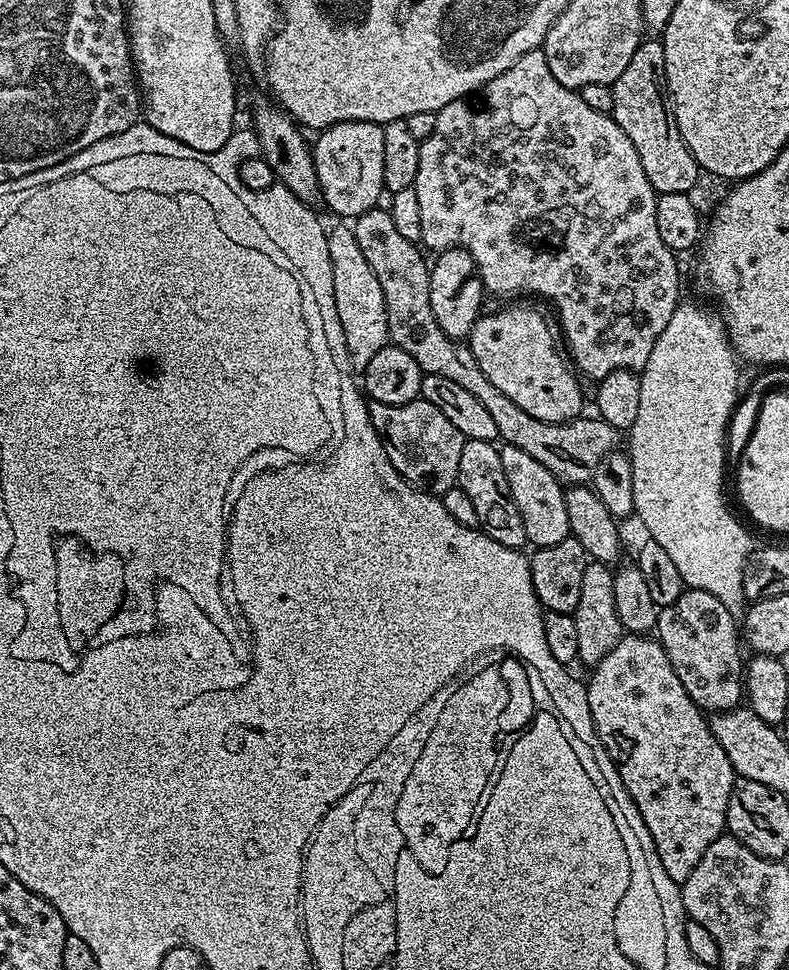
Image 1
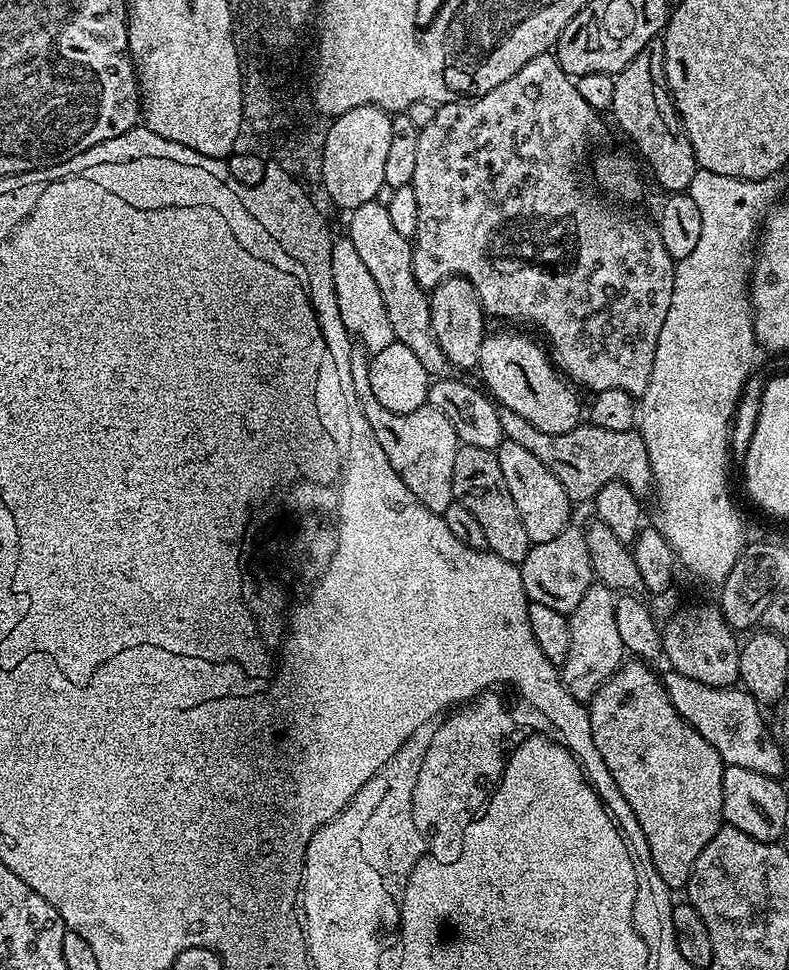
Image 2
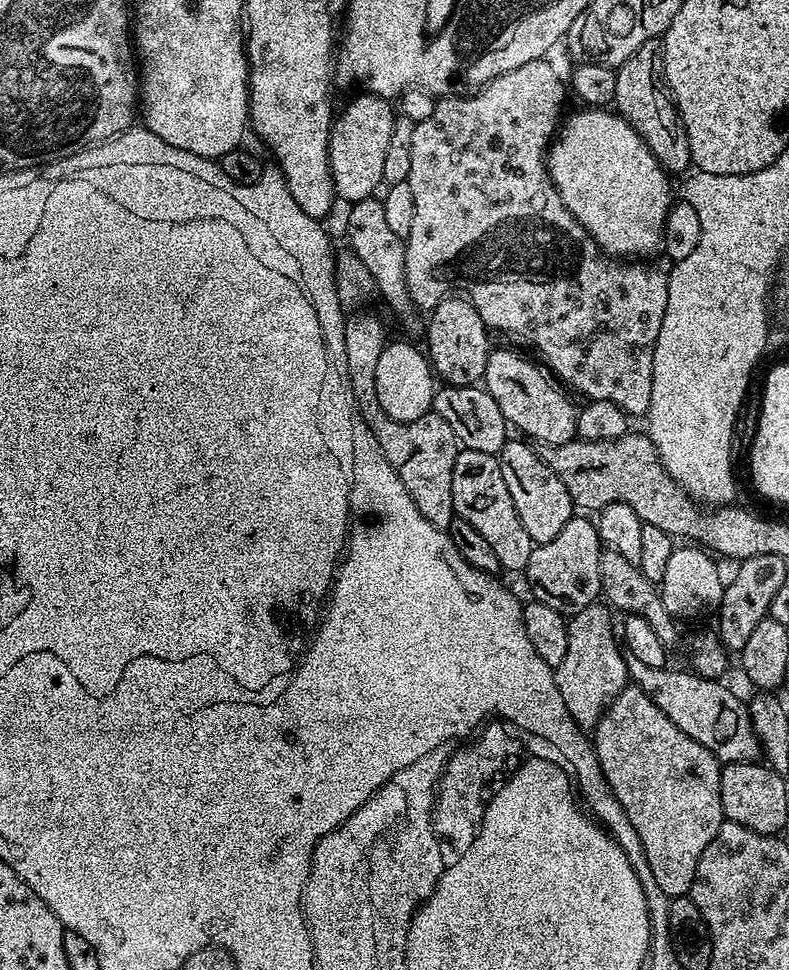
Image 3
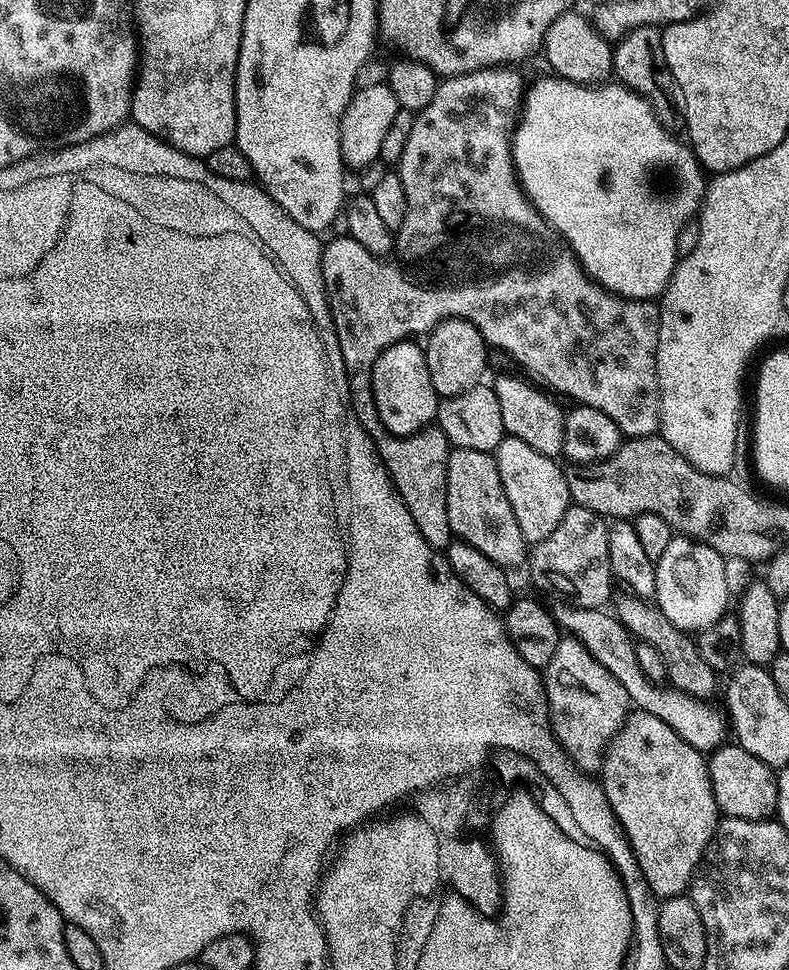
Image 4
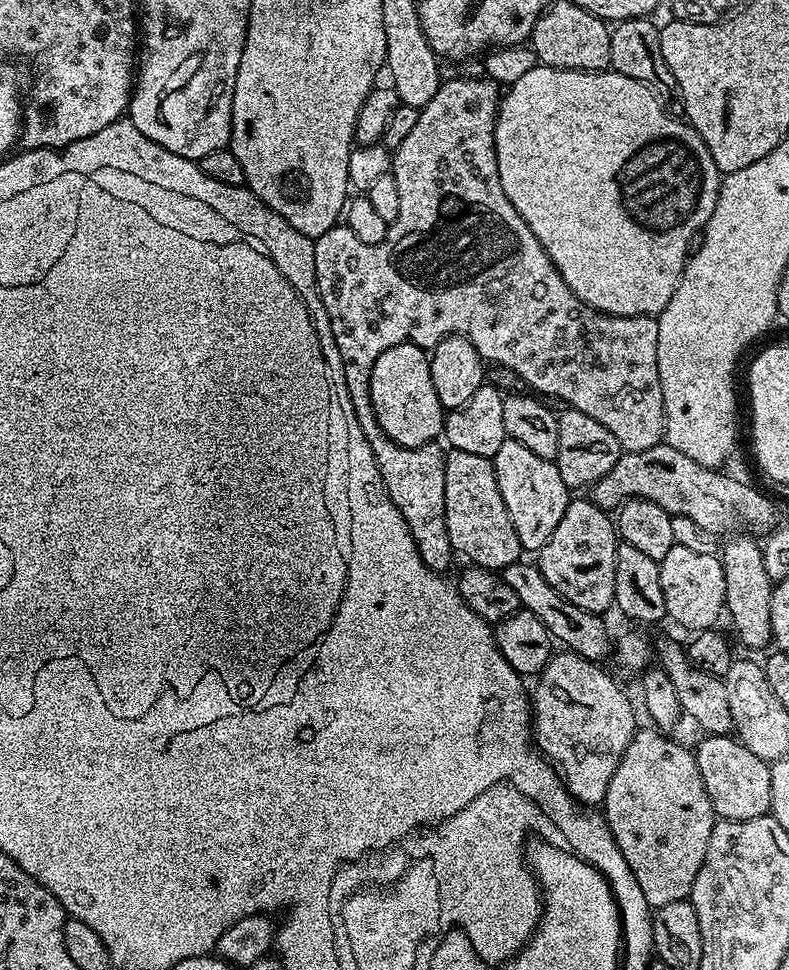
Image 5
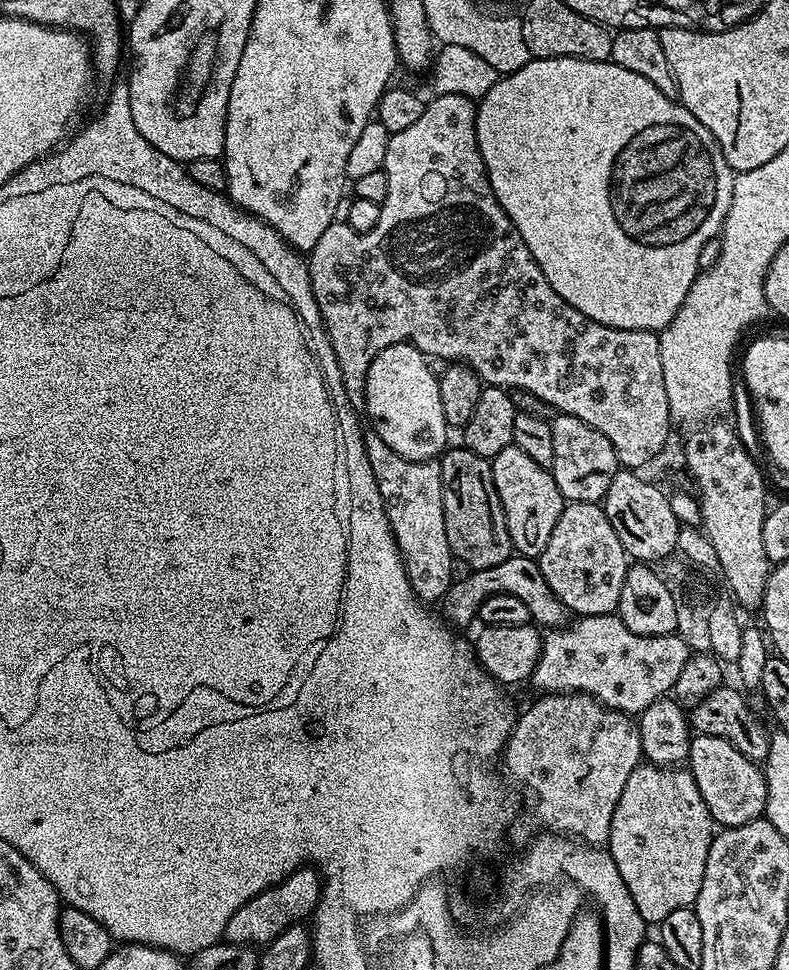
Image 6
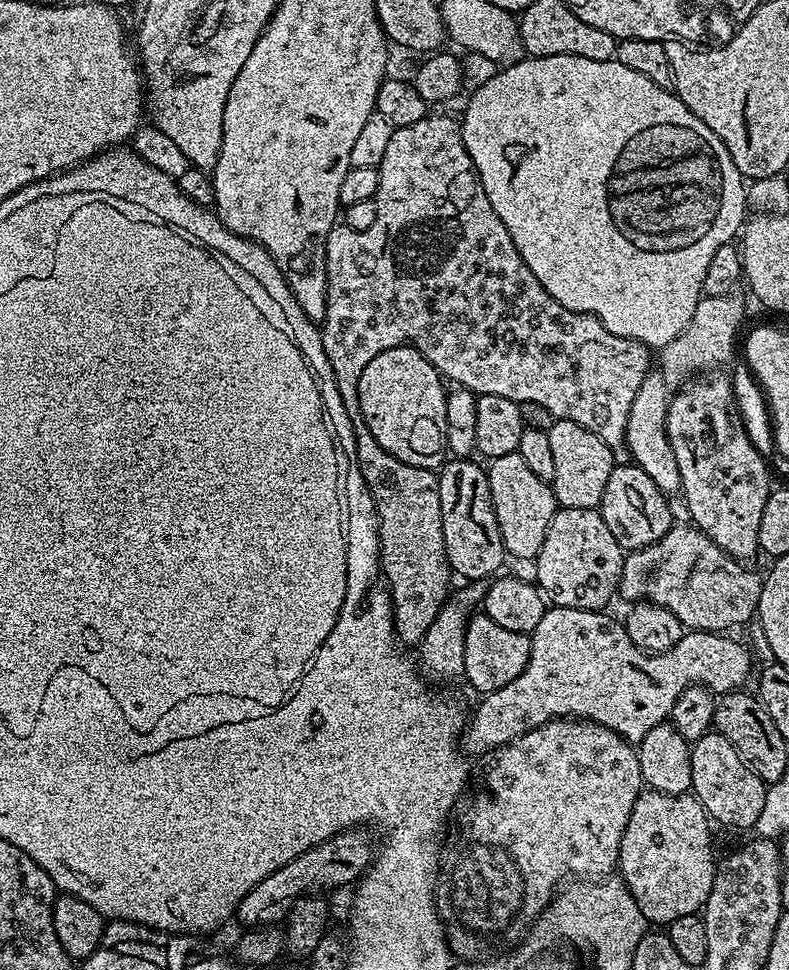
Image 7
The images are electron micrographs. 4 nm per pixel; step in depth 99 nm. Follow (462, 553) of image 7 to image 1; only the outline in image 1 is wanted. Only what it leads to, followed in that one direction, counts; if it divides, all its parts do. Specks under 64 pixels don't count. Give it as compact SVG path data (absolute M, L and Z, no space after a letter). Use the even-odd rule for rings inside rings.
M465 439L458 474L458 487L466 490L484 533L494 538L494 542L502 542L502 546L523 549L528 544L526 526L522 526L522 514L518 514L518 506L510 494L510 482L506 482L506 470L502 470L500 448L491 440Z

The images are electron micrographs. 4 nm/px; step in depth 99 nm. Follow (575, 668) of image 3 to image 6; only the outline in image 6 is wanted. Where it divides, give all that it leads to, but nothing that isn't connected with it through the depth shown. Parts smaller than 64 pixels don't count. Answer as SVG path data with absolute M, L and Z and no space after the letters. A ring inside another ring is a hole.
M554 692L541 697L531 701L532 713L524 717L512 739L508 753L510 772L540 792L540 812L548 824L584 833L590 846L607 845L614 806L618 806L618 798L622 798L626 778L642 763L640 725L629 713L615 712L583 692Z

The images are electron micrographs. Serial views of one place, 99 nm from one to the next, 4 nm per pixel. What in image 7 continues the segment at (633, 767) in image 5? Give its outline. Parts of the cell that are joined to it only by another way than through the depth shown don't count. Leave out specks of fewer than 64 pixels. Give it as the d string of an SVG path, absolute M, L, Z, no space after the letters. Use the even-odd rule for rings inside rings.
M644 790L634 802L626 834L622 834L618 872L649 925L667 926L678 918L695 916L703 909L714 886L718 867L717 857L712 857L711 827L713 825L708 813L692 794L667 796L661 792Z

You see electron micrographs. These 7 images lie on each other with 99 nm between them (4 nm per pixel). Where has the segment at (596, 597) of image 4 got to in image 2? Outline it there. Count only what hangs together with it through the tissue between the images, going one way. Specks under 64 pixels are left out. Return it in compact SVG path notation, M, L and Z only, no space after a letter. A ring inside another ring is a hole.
M569 526L558 534L558 538L550 538L550 542L532 544L526 558L518 566L522 586L526 590L529 601L533 604L551 606L553 610L571 614L574 606L582 602L582 594L594 583L590 566L590 550L586 550L584 528Z

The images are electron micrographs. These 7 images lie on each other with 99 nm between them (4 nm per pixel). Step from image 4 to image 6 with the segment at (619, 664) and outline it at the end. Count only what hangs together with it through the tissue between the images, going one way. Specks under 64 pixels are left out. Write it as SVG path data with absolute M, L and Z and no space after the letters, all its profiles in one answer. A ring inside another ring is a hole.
M514 554L506 558L506 562L498 562L498 566L478 568L467 574L469 576L464 576L461 580L459 577L449 586L448 593L442 601L442 607L444 607L442 616L449 625L457 626L456 624L468 624L471 620L475 621L482 602L498 594L508 594L522 601L529 617L541 629L555 630L569 623L570 613L567 606L552 593L546 578L542 578L539 563L533 557Z

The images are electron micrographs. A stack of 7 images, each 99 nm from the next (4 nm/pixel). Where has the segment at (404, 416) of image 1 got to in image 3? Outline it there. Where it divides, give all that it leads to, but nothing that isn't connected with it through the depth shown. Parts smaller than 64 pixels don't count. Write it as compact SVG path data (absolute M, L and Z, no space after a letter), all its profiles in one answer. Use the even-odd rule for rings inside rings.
M349 315L345 319L344 345L350 390L360 416L374 434L386 462L394 466L394 474L398 474L402 486L406 486L414 506L418 506L418 514L422 514L426 522L446 530L456 516L452 505L452 479L458 441L454 430L450 430L436 412L430 411L422 418L414 418L414 422L398 422L382 410L374 390L374 370L376 357L382 354L385 343L384 324L378 317Z

